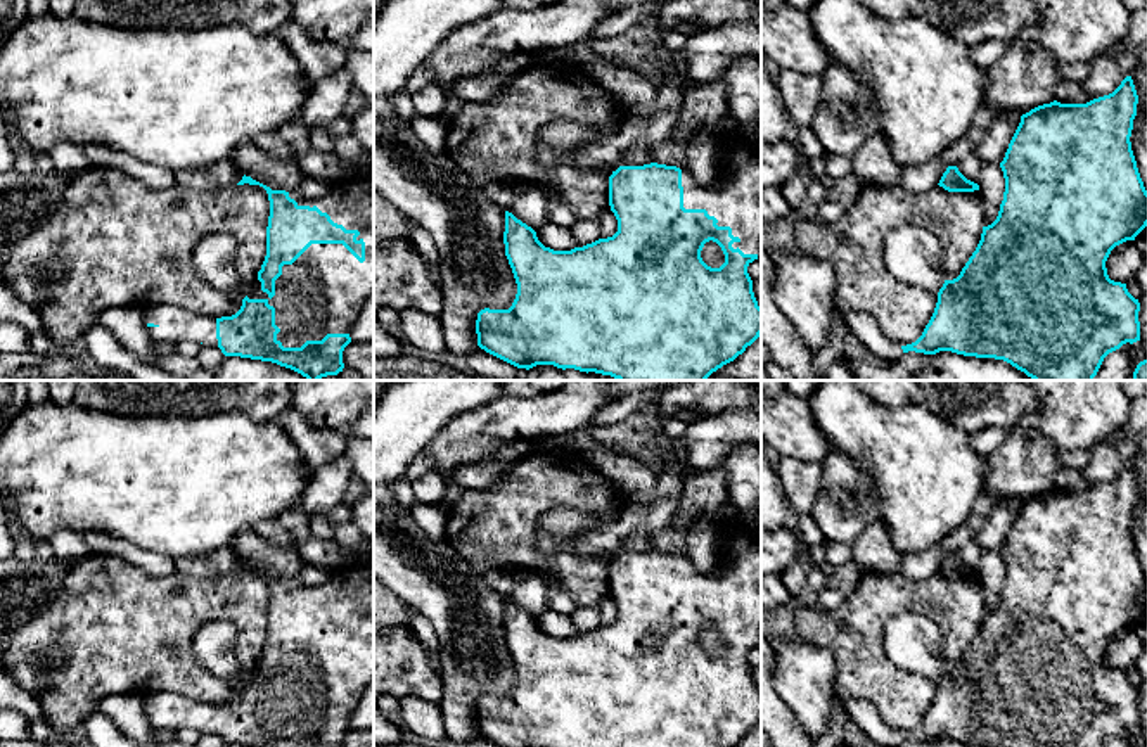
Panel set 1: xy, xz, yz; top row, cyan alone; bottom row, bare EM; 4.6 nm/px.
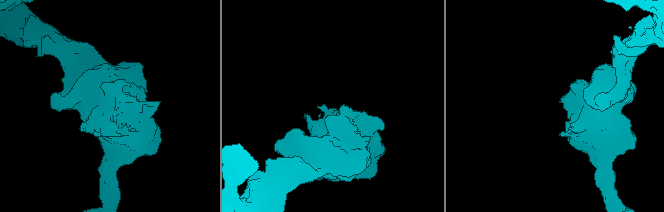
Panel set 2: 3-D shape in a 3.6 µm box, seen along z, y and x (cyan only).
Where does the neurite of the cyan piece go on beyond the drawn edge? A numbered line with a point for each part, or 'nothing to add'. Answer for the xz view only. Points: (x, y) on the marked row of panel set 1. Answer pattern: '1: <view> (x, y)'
1: xz (734, 199)

